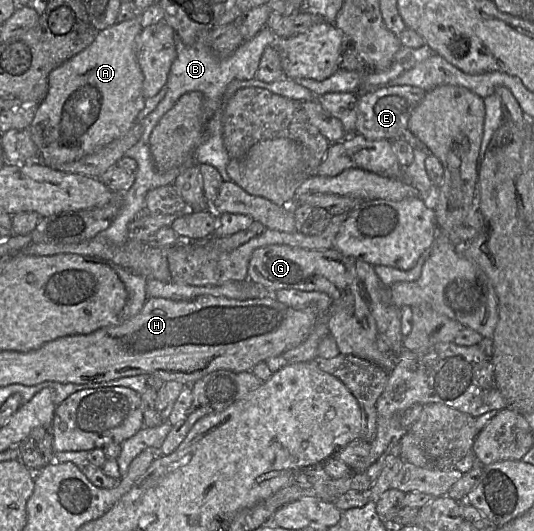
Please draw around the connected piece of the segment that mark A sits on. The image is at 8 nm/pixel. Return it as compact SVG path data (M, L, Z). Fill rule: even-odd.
M139 18L117 22L100 31L85 50L51 71L48 76L47 96L38 104L28 128L37 146L41 163L78 160L123 136L133 127L146 100L142 91L144 77L136 55L136 43L142 29Z

